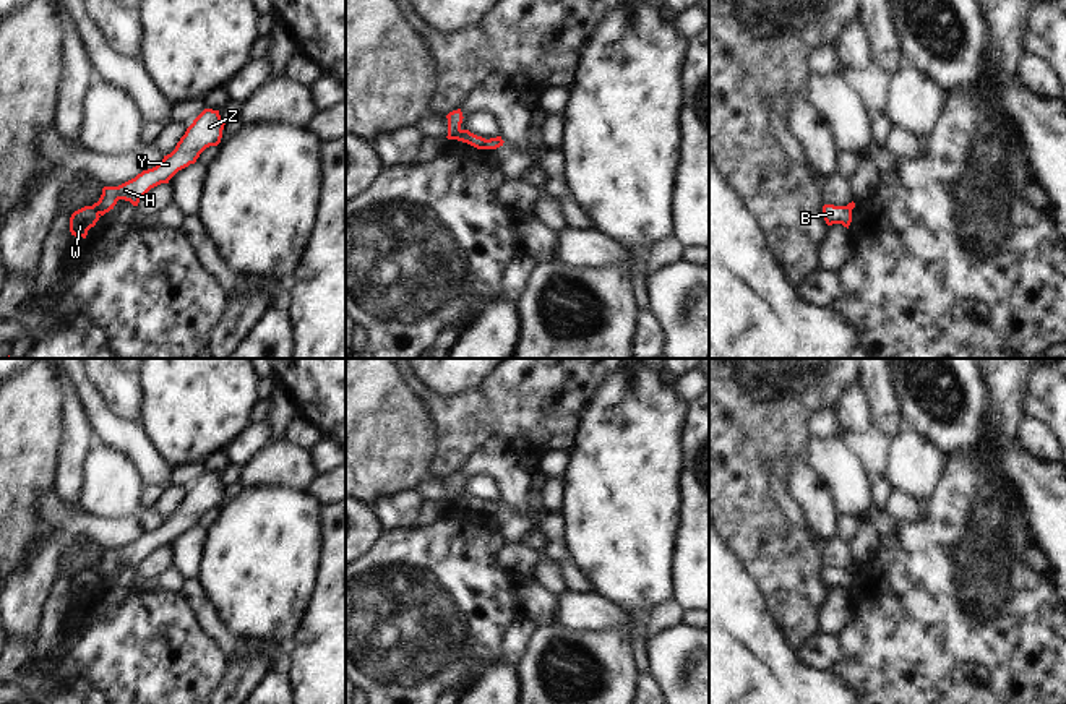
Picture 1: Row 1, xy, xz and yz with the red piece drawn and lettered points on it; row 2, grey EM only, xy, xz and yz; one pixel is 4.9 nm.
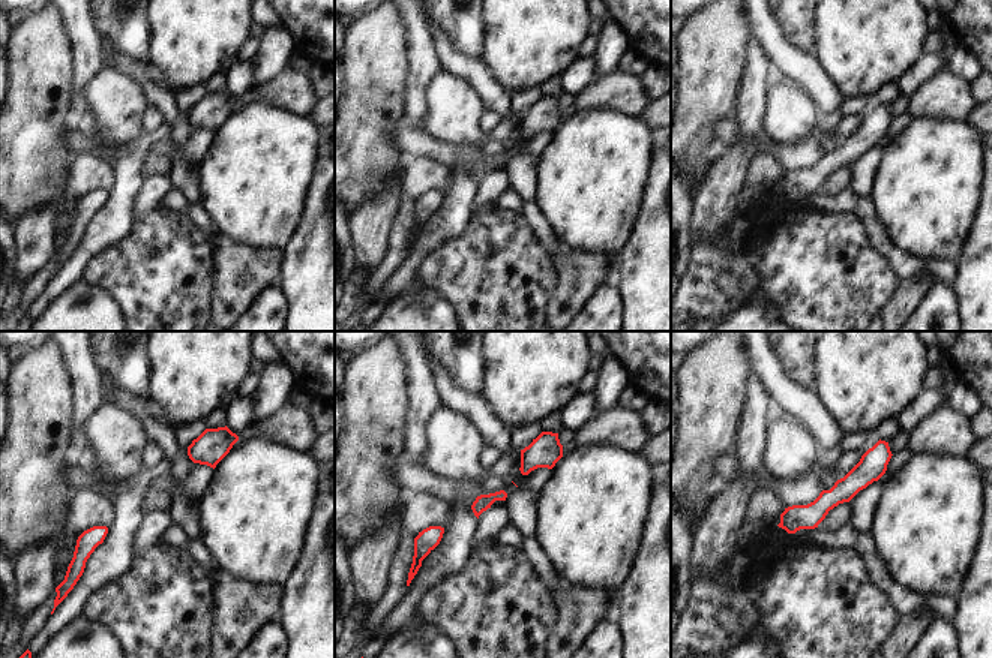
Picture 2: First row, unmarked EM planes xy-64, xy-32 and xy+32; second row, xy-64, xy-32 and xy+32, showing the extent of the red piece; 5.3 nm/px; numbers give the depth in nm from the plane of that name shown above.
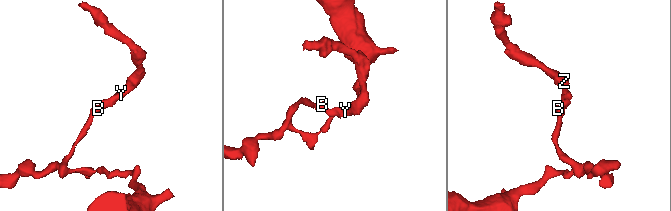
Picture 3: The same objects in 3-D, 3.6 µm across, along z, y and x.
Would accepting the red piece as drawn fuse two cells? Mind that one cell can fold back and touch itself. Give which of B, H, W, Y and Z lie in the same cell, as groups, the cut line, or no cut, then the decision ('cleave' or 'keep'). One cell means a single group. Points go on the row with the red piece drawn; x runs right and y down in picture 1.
B W / H Y Z | xz (461, 130), (455, 138) | cleave

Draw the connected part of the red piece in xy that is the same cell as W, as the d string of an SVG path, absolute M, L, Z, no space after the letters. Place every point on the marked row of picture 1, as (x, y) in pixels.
M84 206L75 211L70 217L71 235L86 238L88 230L96 225L99 217L101 216L94 206Z

